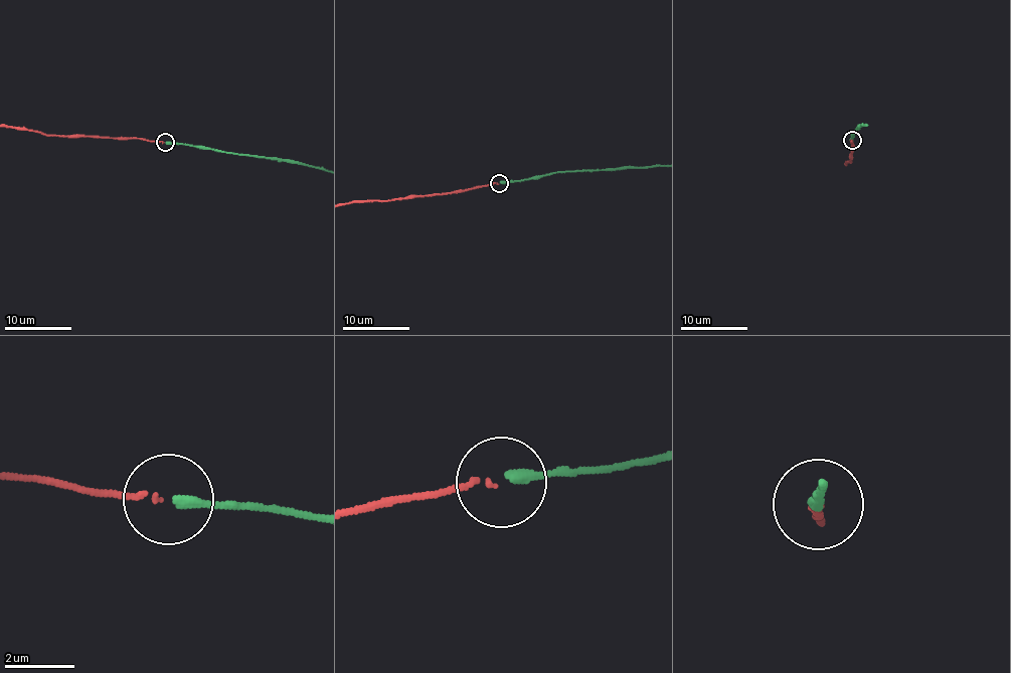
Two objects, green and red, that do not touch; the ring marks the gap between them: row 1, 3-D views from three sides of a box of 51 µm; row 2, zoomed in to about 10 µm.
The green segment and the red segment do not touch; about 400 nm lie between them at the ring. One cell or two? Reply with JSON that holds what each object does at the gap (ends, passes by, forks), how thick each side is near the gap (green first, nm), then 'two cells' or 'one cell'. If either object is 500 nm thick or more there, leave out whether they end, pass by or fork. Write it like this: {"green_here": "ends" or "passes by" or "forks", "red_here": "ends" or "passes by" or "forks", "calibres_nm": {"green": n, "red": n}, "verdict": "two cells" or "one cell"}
{"green_here": "ends", "red_here": "ends", "calibres_nm": {"green": 280, "red": 110}, "verdict": "one cell"}

